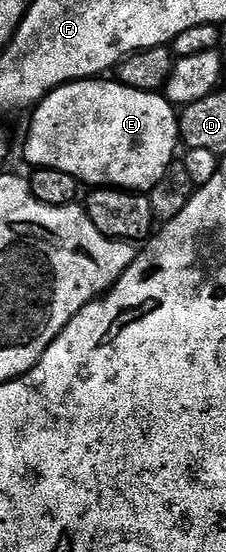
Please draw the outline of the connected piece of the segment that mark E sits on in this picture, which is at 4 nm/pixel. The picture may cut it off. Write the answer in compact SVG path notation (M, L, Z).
M83 80L56 88L33 107L30 131L26 134L26 158L31 167L60 168L90 188L117 188L149 192L175 165L174 153L180 150L179 111L165 93L140 92L117 80Z

